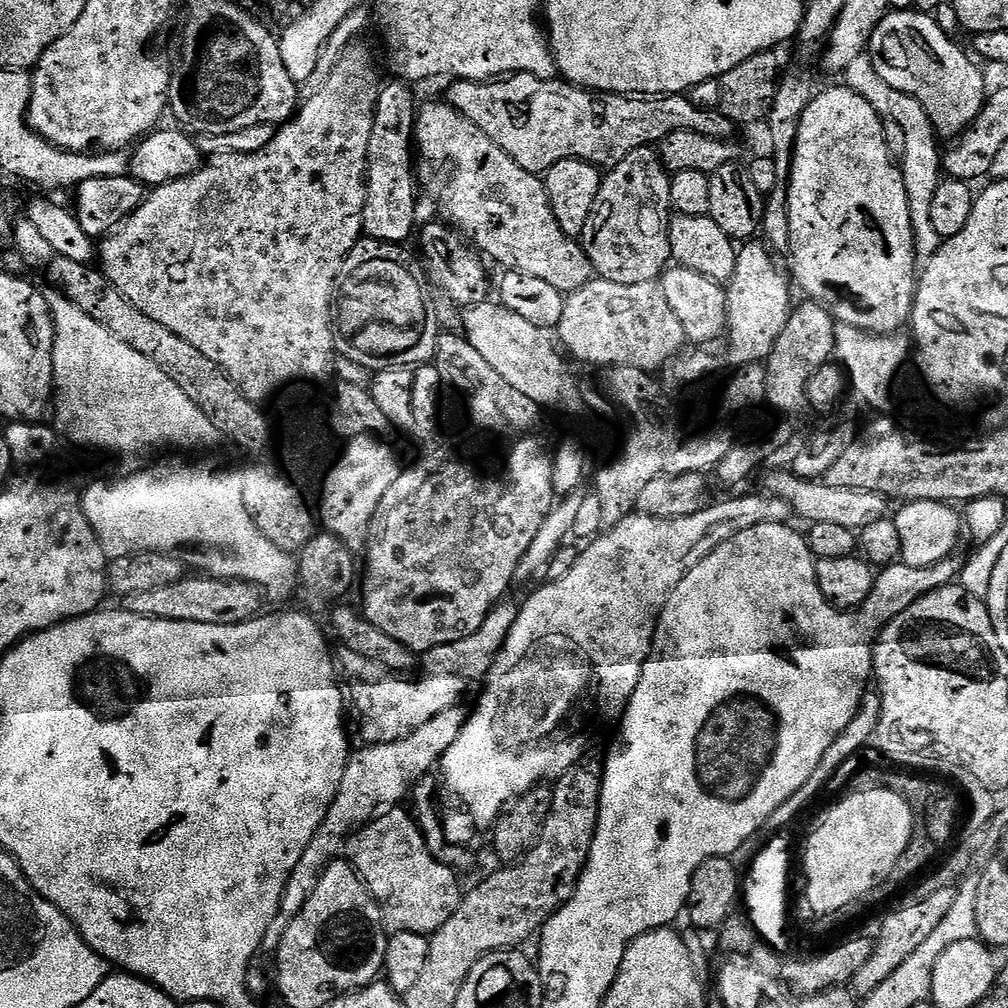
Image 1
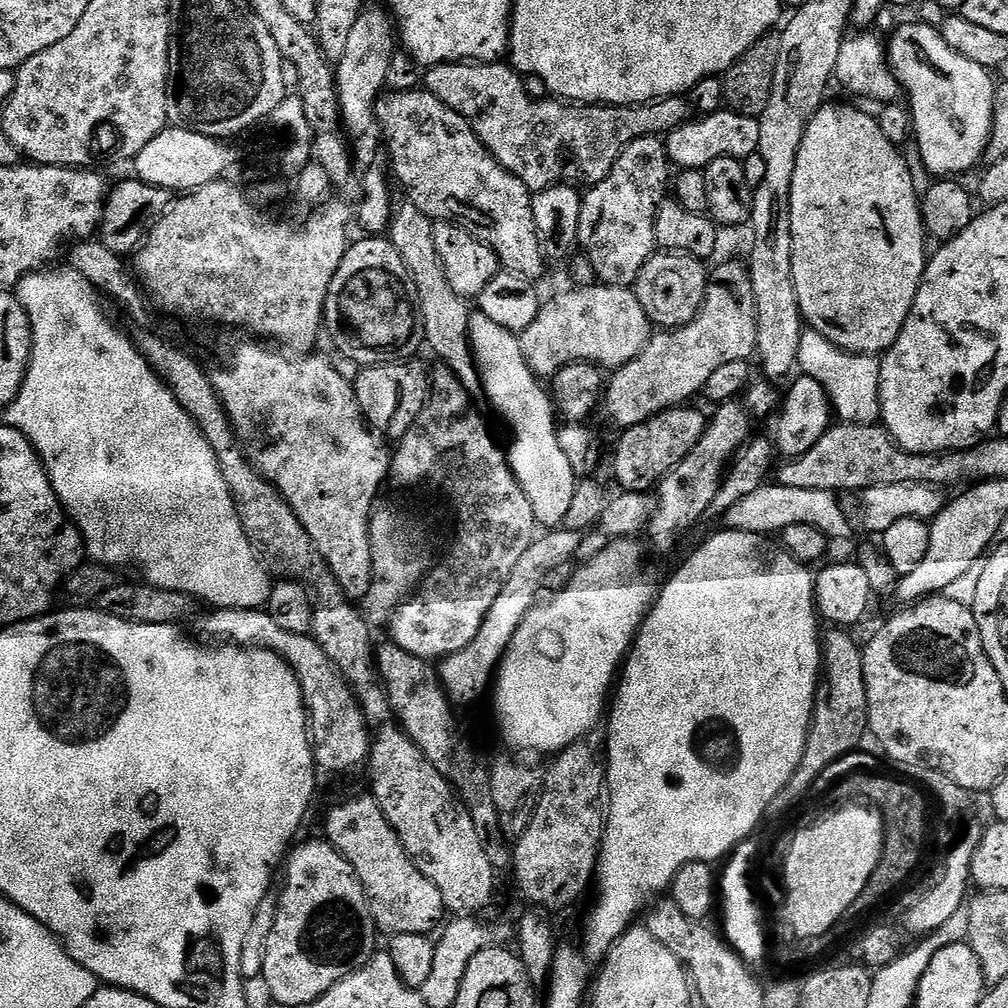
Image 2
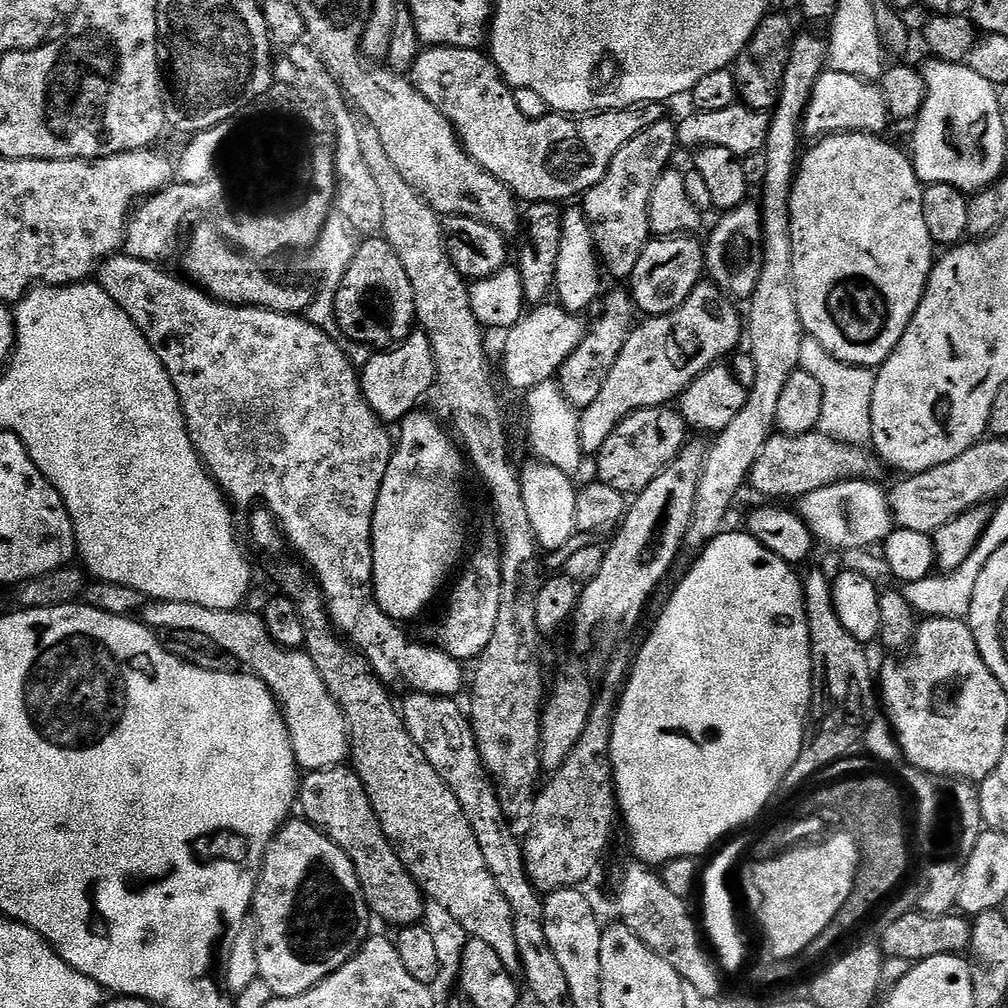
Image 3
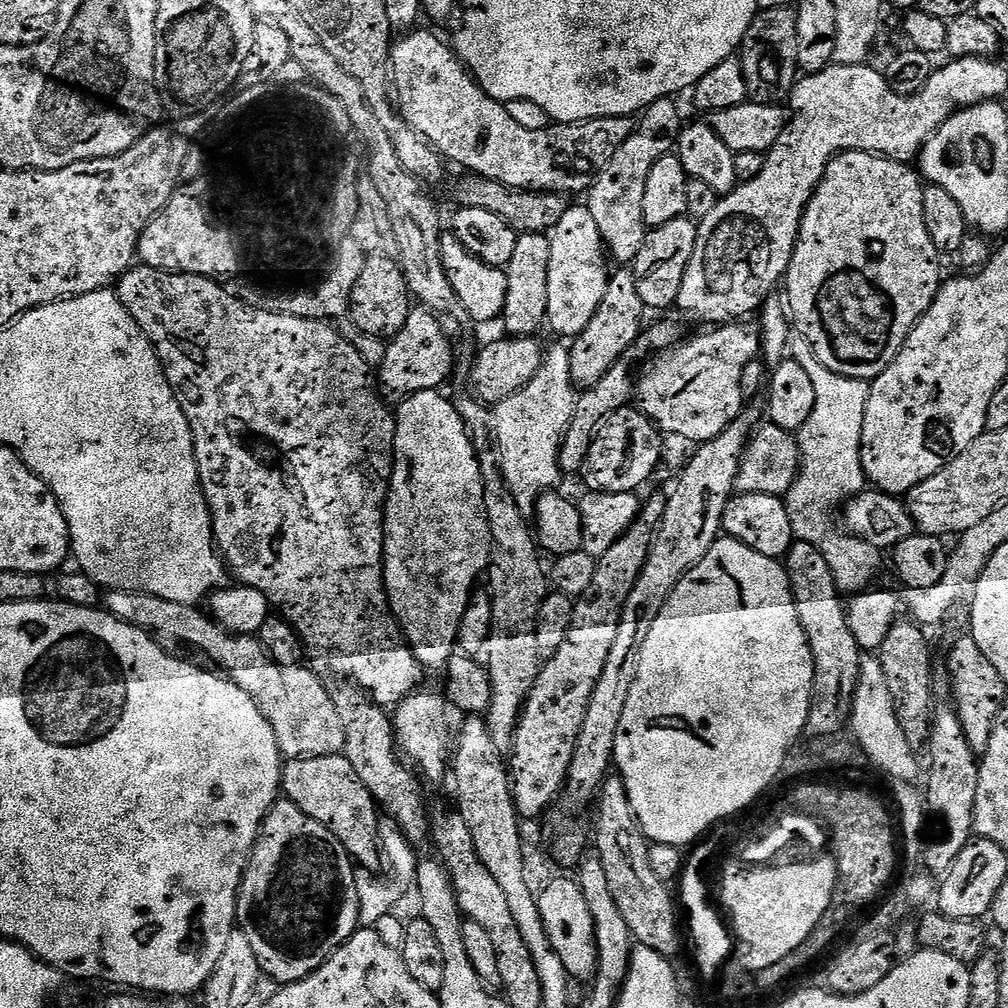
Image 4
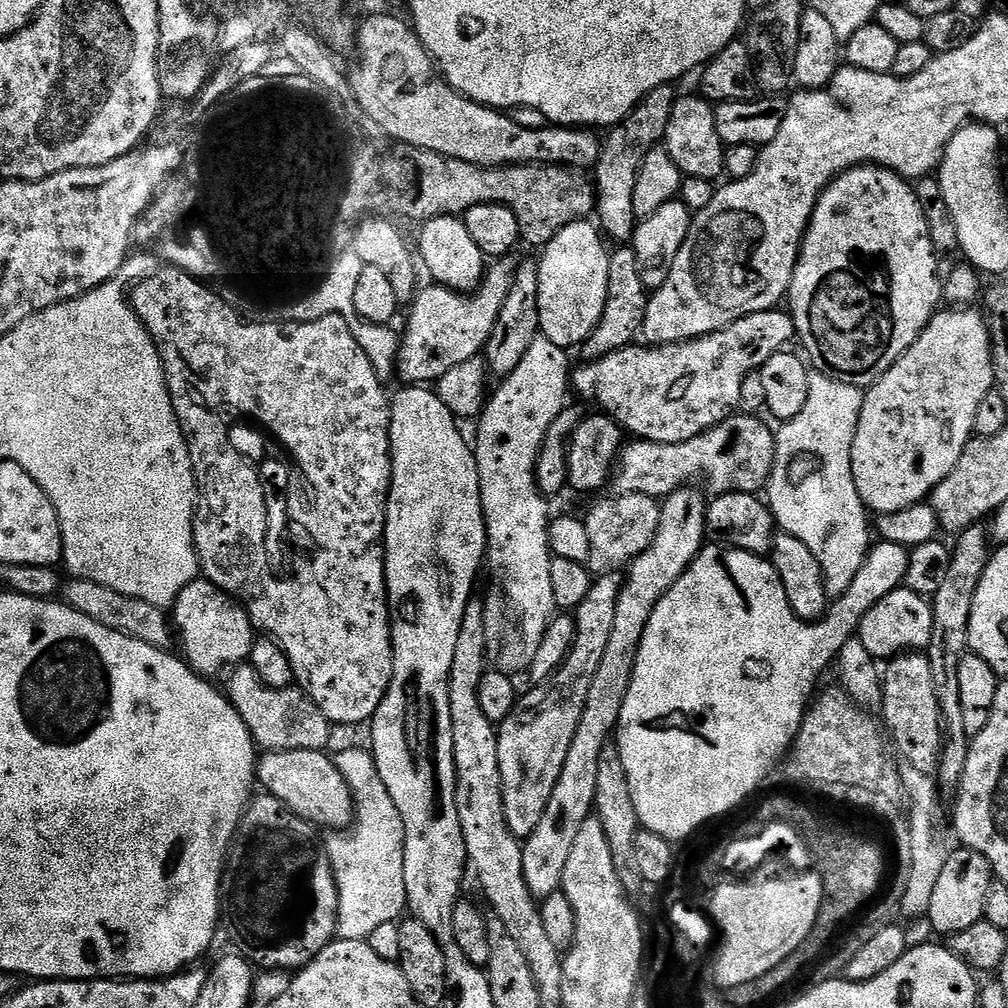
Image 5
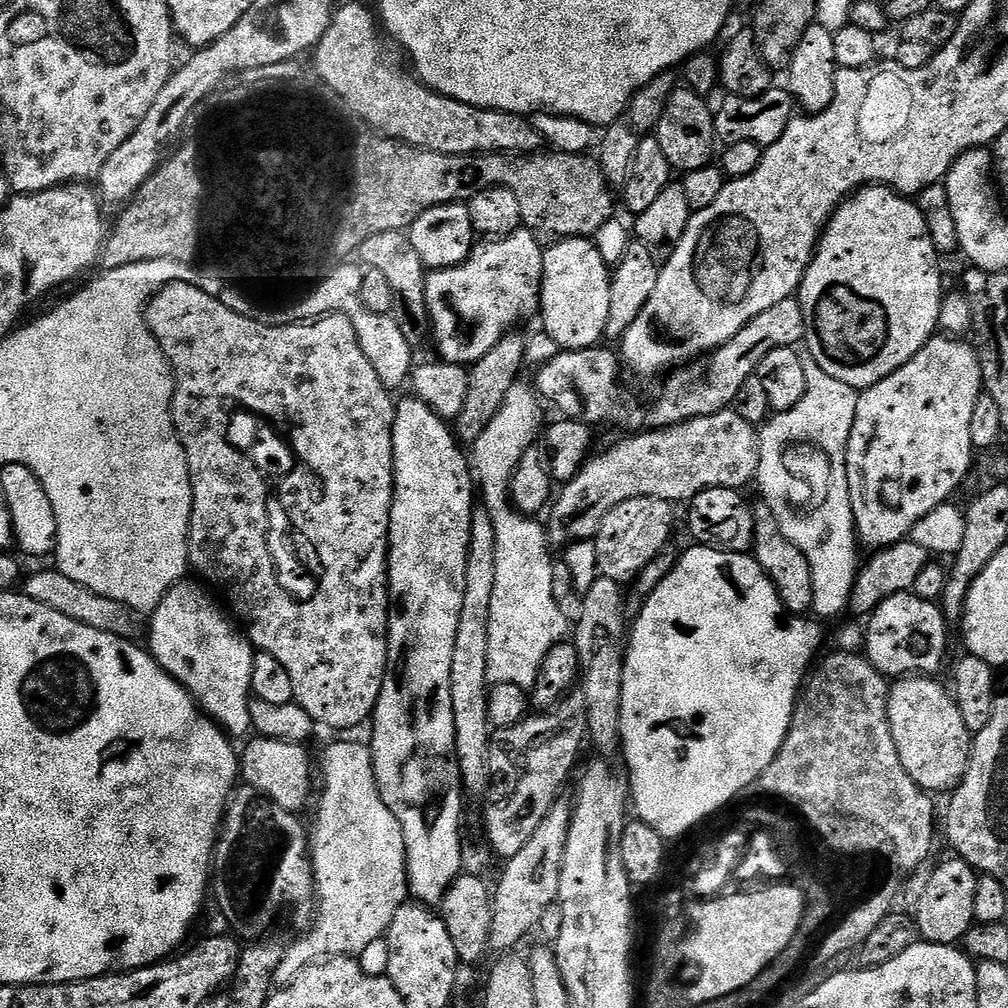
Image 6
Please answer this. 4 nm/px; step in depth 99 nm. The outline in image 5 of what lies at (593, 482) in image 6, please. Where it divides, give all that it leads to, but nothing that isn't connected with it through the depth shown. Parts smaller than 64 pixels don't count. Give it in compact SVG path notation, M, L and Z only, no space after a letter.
M733 414L698 438L690 438L686 442L655 444L649 440L637 439L632 442L636 444L629 443L620 453L618 467L614 472L615 491L620 494L663 498L679 488L691 485L701 476L716 494L759 493L772 476L776 457L773 429L768 429L762 421L760 416Z

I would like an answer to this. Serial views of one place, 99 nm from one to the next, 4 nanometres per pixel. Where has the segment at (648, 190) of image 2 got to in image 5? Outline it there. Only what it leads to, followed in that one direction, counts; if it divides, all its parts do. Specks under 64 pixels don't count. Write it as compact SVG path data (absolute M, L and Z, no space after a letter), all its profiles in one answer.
M671 84L658 86L658 90L650 90L638 107L603 137L600 157L594 169L595 215L600 216L599 227L609 241L628 242L632 239L638 223L634 214L634 186L638 183L638 170L642 170L646 154L661 147L666 126L670 122L670 110L674 110L677 95L677 89Z

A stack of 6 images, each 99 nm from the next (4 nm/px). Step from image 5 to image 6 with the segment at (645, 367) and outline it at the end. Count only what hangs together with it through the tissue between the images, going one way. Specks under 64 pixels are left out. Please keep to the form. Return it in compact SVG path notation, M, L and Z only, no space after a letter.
M789 298L778 302L778 306L770 306L770 310L762 310L758 318L746 322L730 342L726 342L707 357L708 373L704 376L704 384L700 381L700 372L696 366L681 366L663 381L664 389L656 400L656 405L645 414L634 401L628 400L624 388L620 385L622 360L615 351L605 346L595 346L572 351L557 351L550 362L541 365L540 372L534 379L534 387L541 401L553 404L561 417L569 420L581 420L583 424L599 426L603 420L613 420L628 430L640 430L647 425L649 429L672 428L684 420L702 418L710 414L731 409L738 398L738 390L742 390L742 382L756 375L756 367L770 354L770 350L779 348L796 348L805 339L804 315L800 309L800 301Z

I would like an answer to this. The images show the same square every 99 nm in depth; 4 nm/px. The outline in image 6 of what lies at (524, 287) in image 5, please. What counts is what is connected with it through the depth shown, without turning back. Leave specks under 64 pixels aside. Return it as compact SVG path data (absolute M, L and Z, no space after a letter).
M516 330L507 333L498 342L498 346L494 346L494 350L490 350L490 354L486 354L486 358L482 358L477 364L471 365L468 373L466 406L462 408L462 414L458 414L454 421L454 431L465 445L471 446L478 438L478 434L482 434L482 430L486 430L486 426L490 426L494 414L498 414L498 410L502 410L502 402L506 402L506 394L510 394L510 386L514 386L521 379L520 371L526 368L524 355L528 342L523 335L520 337L518 333L519 331Z

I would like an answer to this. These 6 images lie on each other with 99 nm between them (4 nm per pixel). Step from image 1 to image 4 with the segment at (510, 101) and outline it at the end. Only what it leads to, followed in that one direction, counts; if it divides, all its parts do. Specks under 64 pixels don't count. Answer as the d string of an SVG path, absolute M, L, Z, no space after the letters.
M420 31L401 35L404 37L397 39L388 53L394 107L445 161L461 164L473 176L490 178L511 188L527 188L529 192L583 193L592 187L596 173L614 150L632 133L633 121L626 116L573 124L552 122L538 129L518 126L505 105L490 98L461 64L451 43L443 44L434 33Z

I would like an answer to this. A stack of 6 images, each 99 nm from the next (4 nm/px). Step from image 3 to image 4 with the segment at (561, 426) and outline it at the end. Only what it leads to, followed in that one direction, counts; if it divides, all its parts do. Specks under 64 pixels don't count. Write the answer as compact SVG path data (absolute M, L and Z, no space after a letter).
M556 344L552 349L543 353L540 369L510 398L491 409L492 439L494 451L500 462L500 476L506 482L514 502L525 514L535 509L545 492L555 489L556 483L562 479L560 471L560 441L564 438L564 431L572 420L576 409L578 388L572 382L570 374L570 352L563 344Z

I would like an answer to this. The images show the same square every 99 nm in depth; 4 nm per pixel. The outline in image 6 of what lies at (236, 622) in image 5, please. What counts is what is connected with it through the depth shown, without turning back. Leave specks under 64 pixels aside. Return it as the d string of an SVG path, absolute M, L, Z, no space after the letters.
M185 578L173 586L151 612L152 633L146 641L147 647L152 657L229 737L247 737L253 731L248 707L254 699L252 675L256 652L247 635L231 619L228 621L224 617L225 609L212 601L213 593L203 583L191 584L190 581Z

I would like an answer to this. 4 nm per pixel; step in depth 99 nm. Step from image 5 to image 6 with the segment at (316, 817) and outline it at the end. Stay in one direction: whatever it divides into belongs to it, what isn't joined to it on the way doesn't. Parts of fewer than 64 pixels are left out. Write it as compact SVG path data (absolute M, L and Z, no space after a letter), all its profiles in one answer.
M249 739L244 752L239 753L240 776L247 787L258 790L267 800L273 800L282 810L303 813L312 796L312 760L303 743L291 740Z

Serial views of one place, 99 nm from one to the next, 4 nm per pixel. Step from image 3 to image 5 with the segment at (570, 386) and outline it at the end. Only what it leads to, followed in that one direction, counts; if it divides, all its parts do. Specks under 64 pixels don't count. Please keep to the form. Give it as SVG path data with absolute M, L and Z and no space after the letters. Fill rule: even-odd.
M620 246L610 254L609 288L605 310L595 330L581 345L580 352L589 360L599 360L616 349L628 347L641 333L644 327L646 310L650 299L648 289L640 274L636 252L630 246ZM637 336L637 337L636 337Z

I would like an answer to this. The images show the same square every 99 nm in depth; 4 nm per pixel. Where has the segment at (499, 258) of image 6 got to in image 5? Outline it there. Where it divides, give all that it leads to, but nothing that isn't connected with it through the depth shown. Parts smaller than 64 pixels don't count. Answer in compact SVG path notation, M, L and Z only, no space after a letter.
M500 258L496 264L487 269L484 282L475 292L456 292L452 288L421 287L410 304L412 313L408 316L408 325L402 328L400 337L400 353L396 363L396 376L404 379L408 386L428 386L438 382L446 374L446 370L454 370L454 366L462 366L462 362L475 360L488 345L490 334L494 330L494 322L498 322L498 314L502 304L506 302L506 294L510 294L510 286L516 277L517 261L512 258Z

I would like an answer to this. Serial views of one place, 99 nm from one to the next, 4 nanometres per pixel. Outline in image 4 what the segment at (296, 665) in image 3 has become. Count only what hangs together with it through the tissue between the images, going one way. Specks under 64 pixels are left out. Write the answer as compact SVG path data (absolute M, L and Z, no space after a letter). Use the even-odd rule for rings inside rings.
M111 590L103 597L102 604L114 618L161 641L177 640L178 643L209 656L217 664L217 669L224 668L220 669L223 675L244 690L262 710L272 727L281 757L306 760L309 756L339 756L343 753L344 731L338 718L338 710L334 710L331 691L327 687L324 689L321 677L315 671L307 667L304 669L304 666L278 667L269 659L255 635L229 634L213 623L205 613L204 617L199 612L199 607L191 604L166 602L162 598L154 598L154 594L130 590ZM288 736L292 736L292 740L300 736L300 740L306 743L288 744Z

